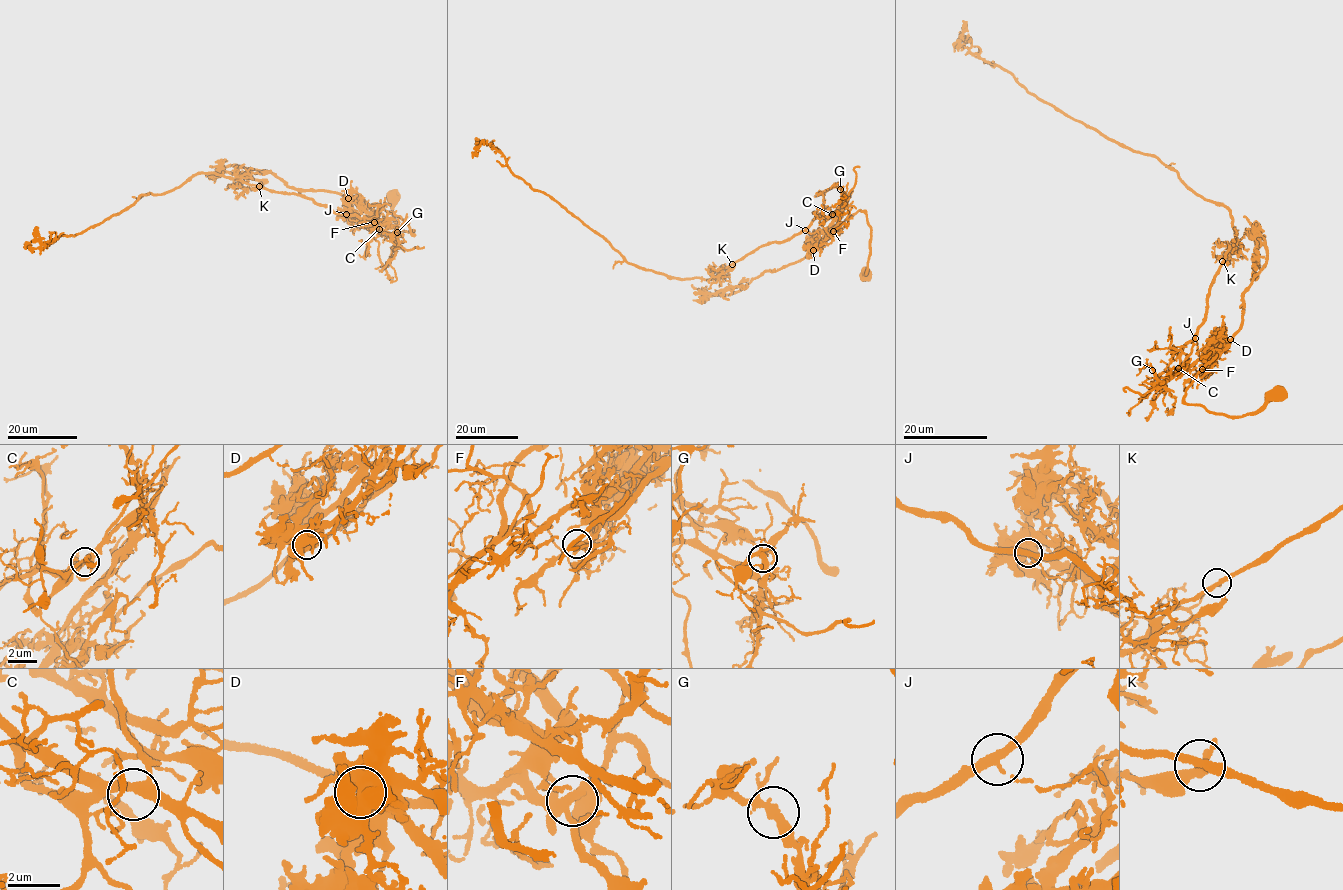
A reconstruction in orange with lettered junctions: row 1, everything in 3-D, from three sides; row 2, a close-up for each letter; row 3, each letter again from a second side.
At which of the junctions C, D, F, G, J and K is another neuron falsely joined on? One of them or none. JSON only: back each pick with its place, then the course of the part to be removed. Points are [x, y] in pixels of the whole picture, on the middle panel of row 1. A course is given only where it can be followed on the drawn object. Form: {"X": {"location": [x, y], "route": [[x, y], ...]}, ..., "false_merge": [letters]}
{"J": {"location": [805, 230], "route": [[805, 230], [760, 246], [716, 277], [669, 278], [629, 263], [511, 171], [487, 143], [472, 158]]}, "false_merge": ["J"]}

